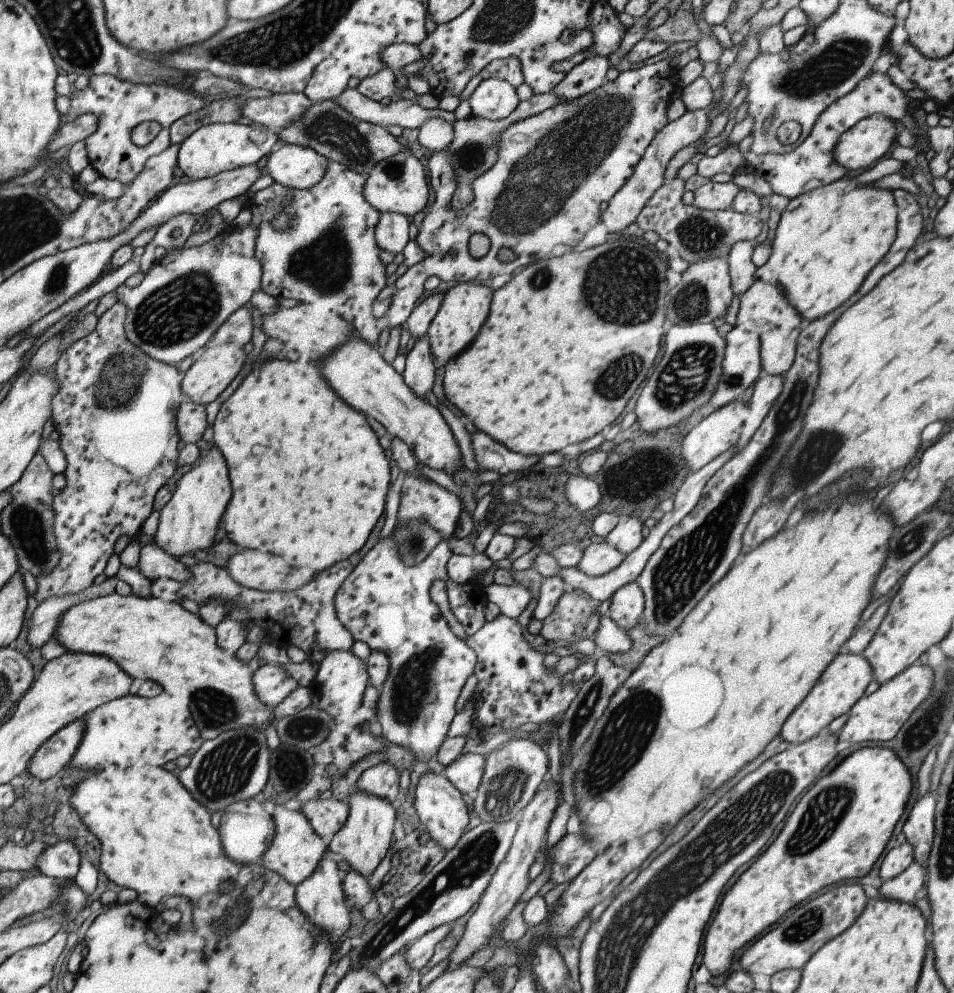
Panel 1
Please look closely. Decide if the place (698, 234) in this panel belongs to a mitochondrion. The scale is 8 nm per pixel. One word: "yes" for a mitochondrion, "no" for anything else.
yes

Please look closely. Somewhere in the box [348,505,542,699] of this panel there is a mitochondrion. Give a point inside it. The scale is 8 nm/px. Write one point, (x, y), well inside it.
(414, 542)

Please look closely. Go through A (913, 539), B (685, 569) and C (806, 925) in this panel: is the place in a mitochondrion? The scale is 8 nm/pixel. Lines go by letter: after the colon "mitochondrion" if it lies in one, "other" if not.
A: mitochondrion
B: mitochondrion
C: mitochondrion

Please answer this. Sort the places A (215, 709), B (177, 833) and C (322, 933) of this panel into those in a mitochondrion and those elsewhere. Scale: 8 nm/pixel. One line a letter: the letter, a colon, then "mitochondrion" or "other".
A: mitochondrion
B: other
C: other

